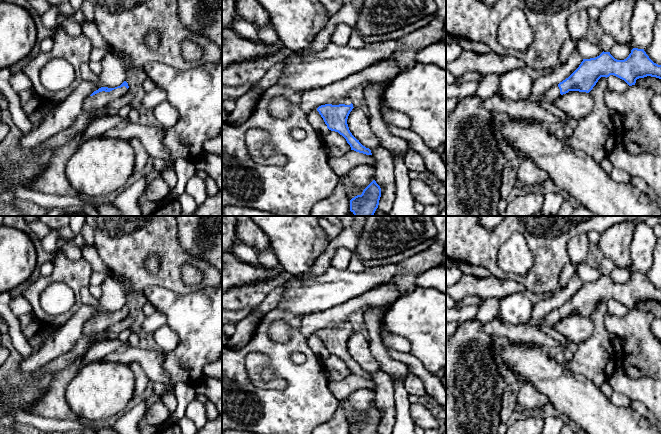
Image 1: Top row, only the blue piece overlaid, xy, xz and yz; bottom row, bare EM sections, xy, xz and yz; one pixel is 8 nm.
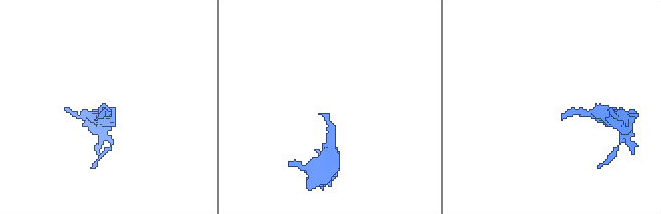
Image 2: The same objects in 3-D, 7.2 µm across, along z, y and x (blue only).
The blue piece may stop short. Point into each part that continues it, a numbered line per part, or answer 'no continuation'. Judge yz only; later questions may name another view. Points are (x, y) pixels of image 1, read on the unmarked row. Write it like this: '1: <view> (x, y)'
1: yz (552, 318)

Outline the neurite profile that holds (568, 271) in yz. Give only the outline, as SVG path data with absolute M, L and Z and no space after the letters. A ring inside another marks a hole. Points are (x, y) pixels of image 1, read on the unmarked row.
M570 262L567 263L561 271L558 288L560 289L565 288L574 274L575 274L575 266L572 265Z

